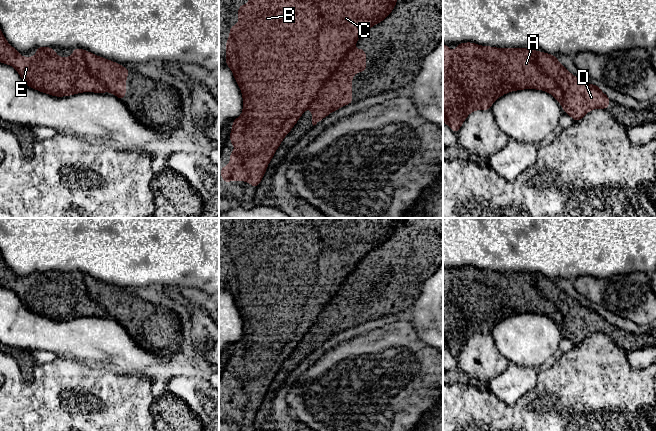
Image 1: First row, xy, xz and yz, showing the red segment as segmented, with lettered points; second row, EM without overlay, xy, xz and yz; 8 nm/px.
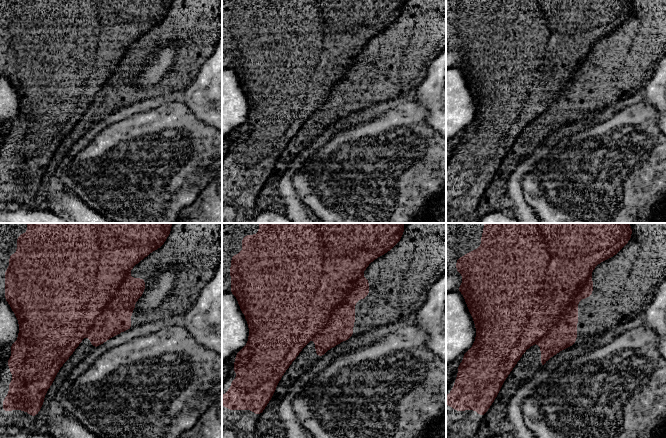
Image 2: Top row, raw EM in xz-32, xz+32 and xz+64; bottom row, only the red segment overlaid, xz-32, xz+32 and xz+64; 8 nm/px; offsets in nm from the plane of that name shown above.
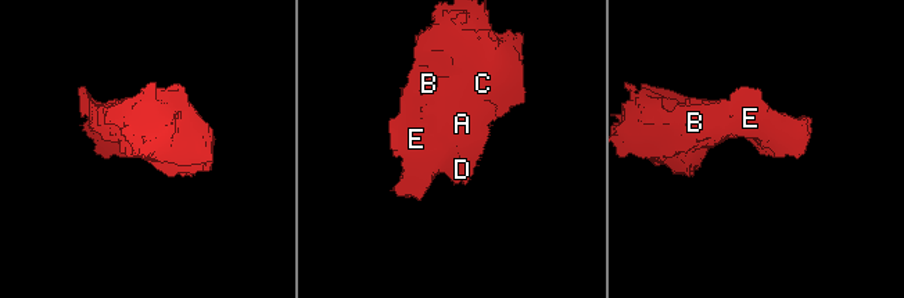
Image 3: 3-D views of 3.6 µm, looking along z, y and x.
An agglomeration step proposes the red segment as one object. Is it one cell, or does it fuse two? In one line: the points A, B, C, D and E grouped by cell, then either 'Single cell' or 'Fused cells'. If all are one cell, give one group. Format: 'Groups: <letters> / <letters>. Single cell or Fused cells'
Groups: A B C E / D. Fused cells

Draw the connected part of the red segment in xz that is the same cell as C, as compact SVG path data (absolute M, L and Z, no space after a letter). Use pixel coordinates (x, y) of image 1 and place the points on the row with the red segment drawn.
M249 0L247 5L238 6L237 25L230 27L230 38L226 40L226 66L233 73L233 76L242 92L243 110L240 117L232 121L233 127L230 132L230 142L237 149L230 152L230 164L219 171L222 174L222 181L249 182L253 188L257 188L265 175L267 166L274 153L280 146L285 136L292 130L305 110L311 106L317 98L320 89L326 84L333 73L337 70L347 52L353 48L357 40L372 26L381 23L394 9L398 0Z

